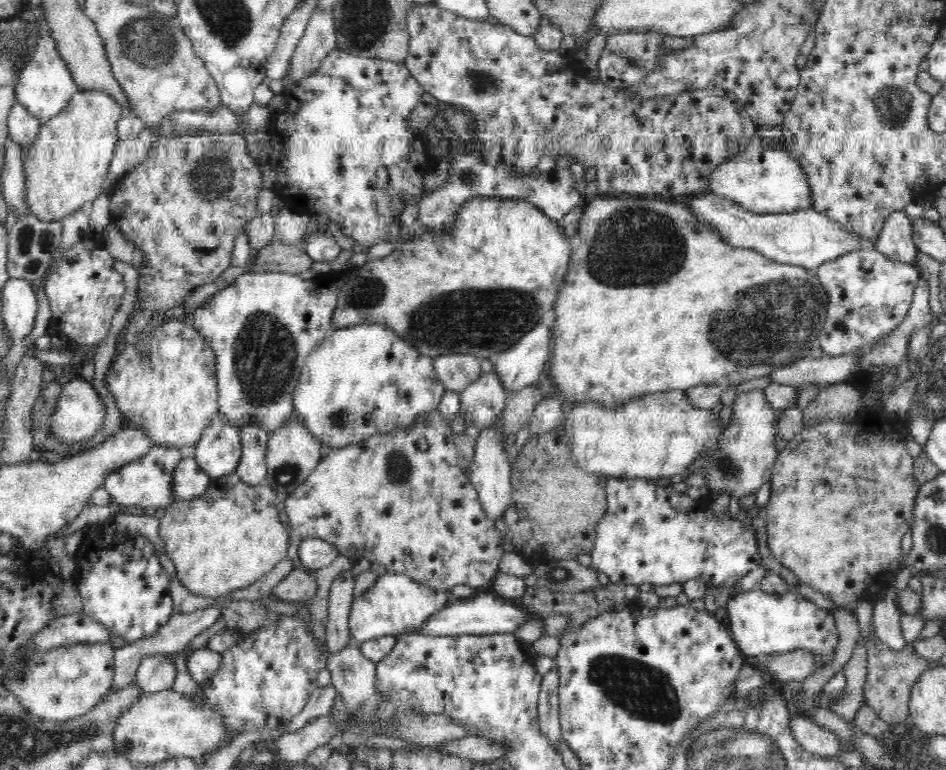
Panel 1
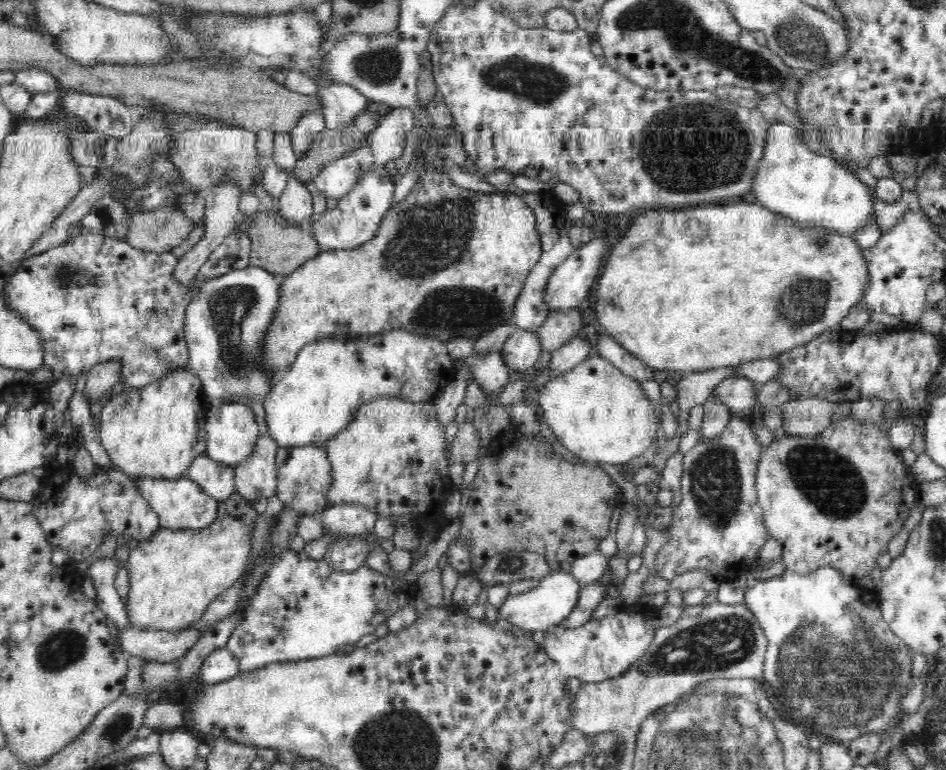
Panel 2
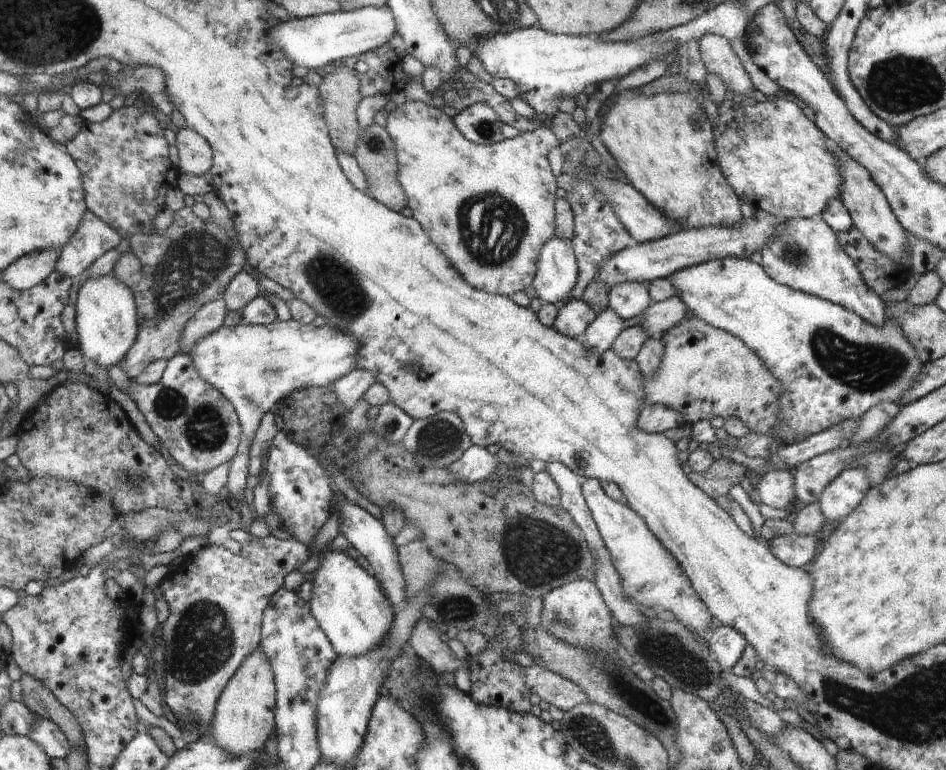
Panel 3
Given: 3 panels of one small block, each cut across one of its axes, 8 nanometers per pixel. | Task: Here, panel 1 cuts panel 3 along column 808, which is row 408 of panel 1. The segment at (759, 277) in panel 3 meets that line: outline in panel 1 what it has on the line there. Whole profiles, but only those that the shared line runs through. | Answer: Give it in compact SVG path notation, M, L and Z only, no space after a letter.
M358 324L348 325L334 331L308 355L302 372L298 378L294 394L292 394L292 403L294 403L295 419L302 421L305 428L322 444L332 447L332 449L345 448L347 445L359 444L368 438L375 436L375 433L390 433L395 429L408 429L420 418L422 414L430 412L437 408L441 402L442 395L446 392L445 386L438 380L433 357L424 356L418 352L406 340L400 338L392 329L381 324Z

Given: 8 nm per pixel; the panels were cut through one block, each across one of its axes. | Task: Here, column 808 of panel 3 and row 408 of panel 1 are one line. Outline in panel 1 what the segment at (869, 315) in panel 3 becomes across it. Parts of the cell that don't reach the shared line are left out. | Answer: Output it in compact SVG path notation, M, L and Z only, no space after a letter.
M253 272L242 273L231 285L225 289L218 291L210 296L205 302L201 304L193 312L193 327L195 330L208 342L210 350L214 352L215 358L215 378L218 379L218 406L219 411L226 415L226 420L229 420L230 424L244 428L246 425L256 425L260 428L264 428L268 432L277 430L284 427L290 420L295 419L294 403L292 403L292 394L294 394L294 388L298 382L298 378L302 372L304 363L308 355L326 338L330 335L334 328L330 324L330 318L332 312L336 308L338 300L339 286L314 286L314 282L310 282L310 279L302 279L298 274L288 274L286 272Z

